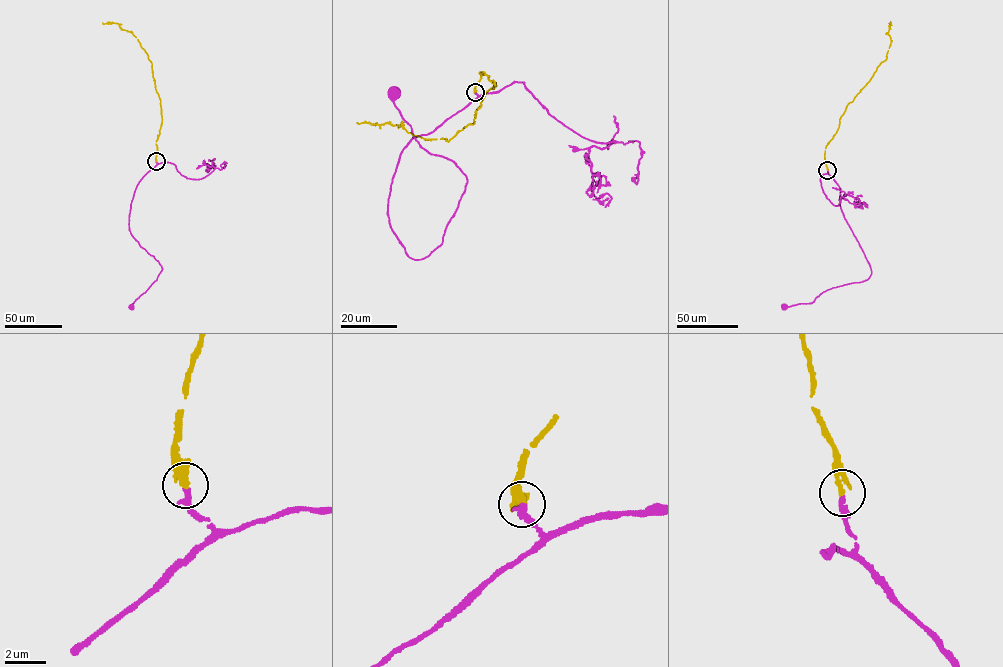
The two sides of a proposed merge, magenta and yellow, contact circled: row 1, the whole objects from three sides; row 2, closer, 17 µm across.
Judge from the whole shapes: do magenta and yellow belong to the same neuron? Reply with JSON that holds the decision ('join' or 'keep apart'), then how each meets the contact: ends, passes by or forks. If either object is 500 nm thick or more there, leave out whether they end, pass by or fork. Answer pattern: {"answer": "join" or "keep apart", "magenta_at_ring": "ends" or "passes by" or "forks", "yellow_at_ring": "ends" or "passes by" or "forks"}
{"answer": "join", "magenta_at_ring": "ends", "yellow_at_ring": "ends"}

